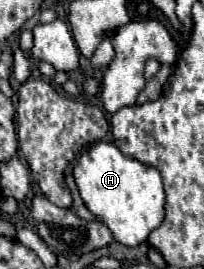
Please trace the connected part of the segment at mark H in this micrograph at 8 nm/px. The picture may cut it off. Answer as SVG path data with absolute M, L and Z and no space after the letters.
M99 141L85 151L73 167L73 177L87 209L99 217L113 233L113 239L125 247L143 243L147 235L163 221L165 191L159 171L135 159L127 159L113 143Z

